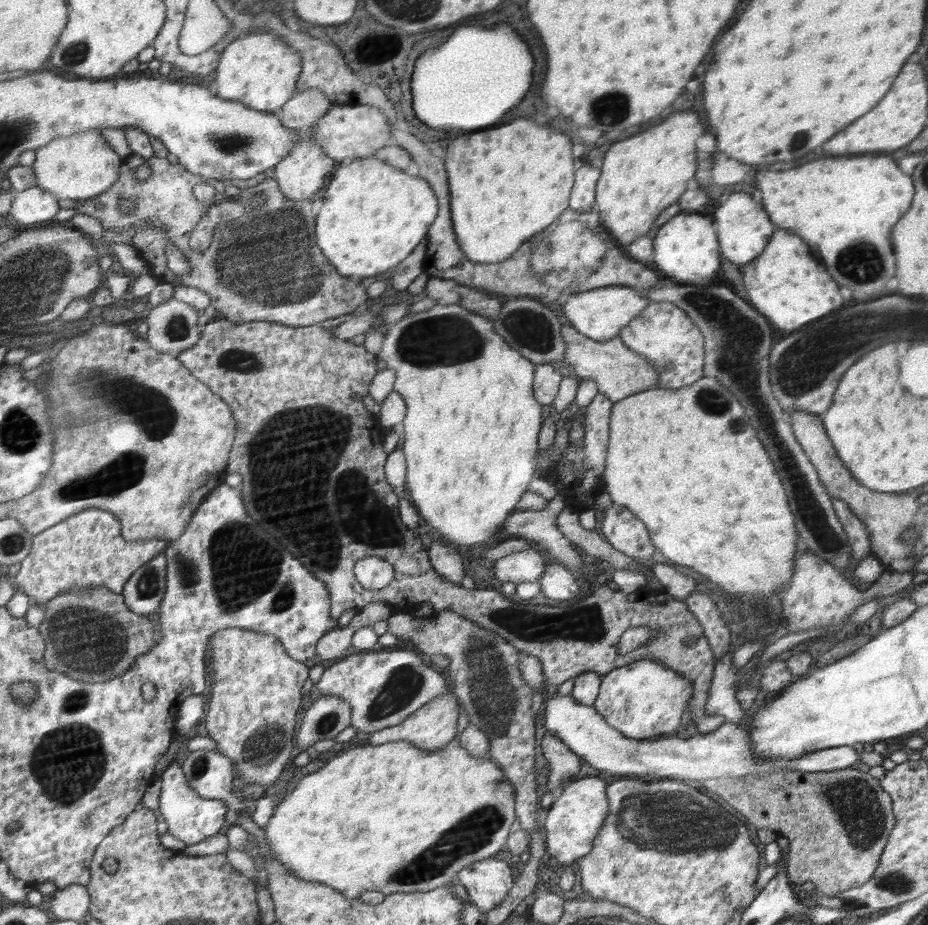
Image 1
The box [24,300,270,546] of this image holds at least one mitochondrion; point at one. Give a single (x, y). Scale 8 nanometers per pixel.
(127, 469)

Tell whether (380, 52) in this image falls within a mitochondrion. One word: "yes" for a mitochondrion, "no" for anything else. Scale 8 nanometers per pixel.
no

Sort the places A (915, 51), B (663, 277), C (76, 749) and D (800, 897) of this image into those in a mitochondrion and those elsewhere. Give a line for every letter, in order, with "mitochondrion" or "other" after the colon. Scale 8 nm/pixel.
A: other
B: other
C: mitochondrion
D: other

